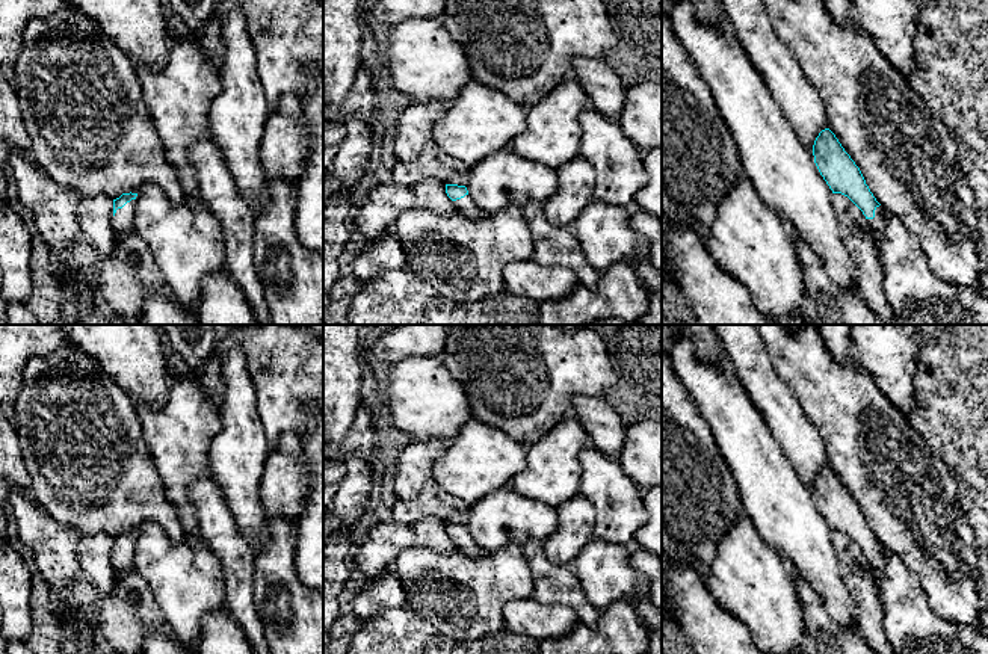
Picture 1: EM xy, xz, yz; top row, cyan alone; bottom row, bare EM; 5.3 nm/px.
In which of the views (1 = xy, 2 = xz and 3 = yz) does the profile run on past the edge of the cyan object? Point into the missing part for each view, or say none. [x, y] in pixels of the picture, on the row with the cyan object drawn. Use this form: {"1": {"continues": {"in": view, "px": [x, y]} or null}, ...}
{"1": {"continues": {"in": "xy", "px": [123, 222]}}, "2": {"continues": {"in": "xz", "px": [467, 206]}}, "3": {"continues": {"in": "yz", "px": [876, 224]}}}

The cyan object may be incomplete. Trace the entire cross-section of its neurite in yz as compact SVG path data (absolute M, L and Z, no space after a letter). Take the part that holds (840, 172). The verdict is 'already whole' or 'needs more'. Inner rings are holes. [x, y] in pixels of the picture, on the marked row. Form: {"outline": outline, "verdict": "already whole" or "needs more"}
{"outline": "M829 128L822 130L816 137L813 156L832 193L848 196L863 211L873 233L882 234L885 221L881 214L881 204L866 184L860 168Z", "verdict": "needs more"}

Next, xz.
{"outline": "M446 184L447 196L455 202L456 208L470 219L483 217L483 211L476 205L473 198L468 195L465 186Z", "verdict": "needs more"}

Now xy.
{"outline": "M122 193L113 199L113 217L112 225L116 234L128 234L136 231L134 228L134 207L137 193Z", "verdict": "needs more"}

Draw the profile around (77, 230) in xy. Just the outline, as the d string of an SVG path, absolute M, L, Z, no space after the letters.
M8 148L8 177L48 248L50 273L69 288L83 284L95 299L97 266L112 255L116 243L113 199L83 196L53 181L32 153Z

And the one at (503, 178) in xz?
M509 148L489 154L470 168L468 195L486 214L508 205L544 204L557 189L556 169L527 160Z

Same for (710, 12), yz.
M692 0L692 3L701 23L721 27L728 23L719 0Z

